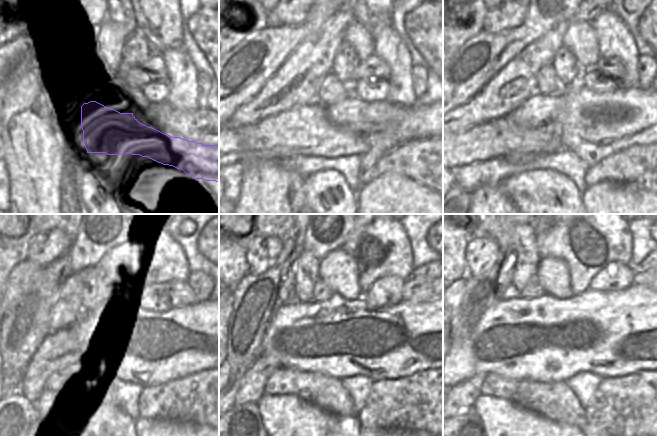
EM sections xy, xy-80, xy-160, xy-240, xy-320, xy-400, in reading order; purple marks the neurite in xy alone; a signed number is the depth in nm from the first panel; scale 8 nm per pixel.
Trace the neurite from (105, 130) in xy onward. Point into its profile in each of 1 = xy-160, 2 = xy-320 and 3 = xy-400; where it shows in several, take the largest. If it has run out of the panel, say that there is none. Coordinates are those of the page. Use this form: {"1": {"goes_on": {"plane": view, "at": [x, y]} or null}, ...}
{"1": {"goes_on": {"plane": "xy-160", "at": [499, 137]}}, "2": {"goes_on": {"plane": "xy-320", "at": [384, 404]}}, "3": {"goes_on": {"plane": "xy-400", "at": [603, 395]}}}

